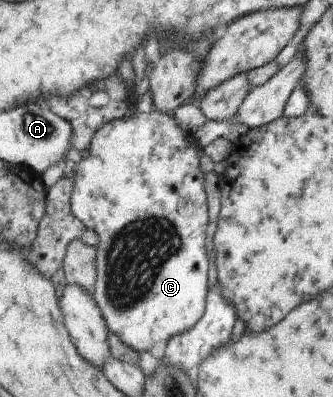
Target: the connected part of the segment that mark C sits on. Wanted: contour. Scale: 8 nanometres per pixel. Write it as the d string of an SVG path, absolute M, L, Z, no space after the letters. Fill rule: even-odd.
M156 109L151 112L140 112L138 110L128 118L112 120L102 130L98 130L90 150L76 164L77 174L74 177L74 196L72 197L73 212L86 224L88 230L93 230L99 237L96 246L98 248L98 258L96 258L98 268L97 291L93 295L101 306L109 330L112 330L126 346L130 346L136 352L149 352L158 342L166 340L169 343L178 334L188 333L202 320L202 315L207 307L208 288L210 288L210 264L208 264L206 242L208 242L210 210L208 210L208 194L206 194L207 185L204 184L207 172L202 170L201 155L202 148L196 144L194 135L186 132L180 126L180 122L174 118L174 115L168 116L168 114Z

